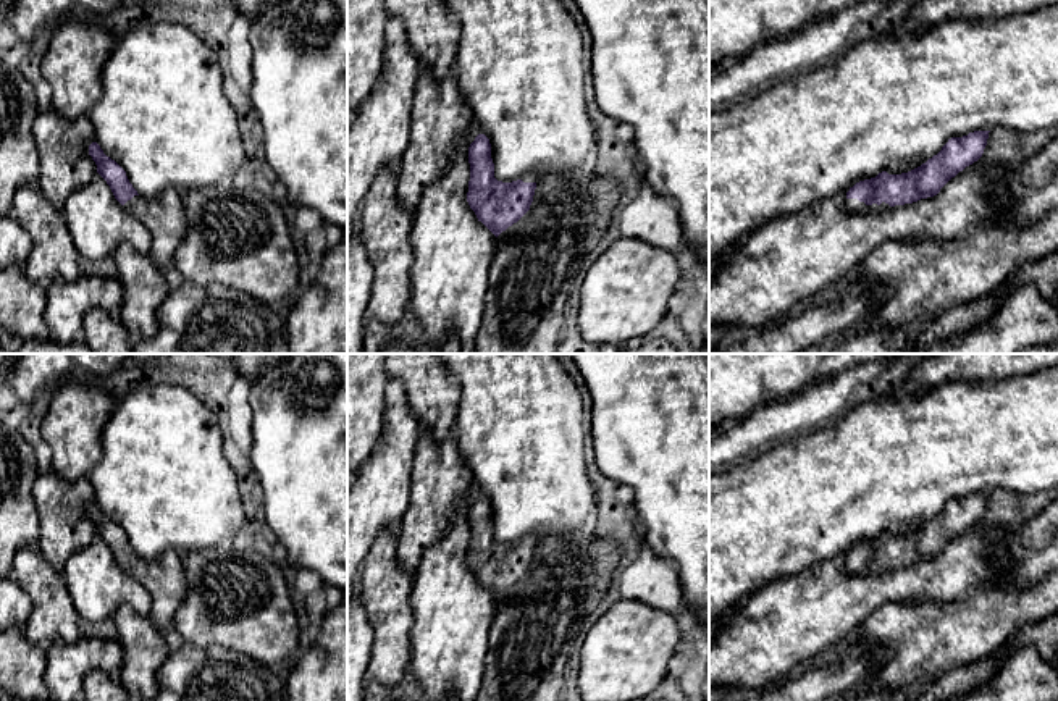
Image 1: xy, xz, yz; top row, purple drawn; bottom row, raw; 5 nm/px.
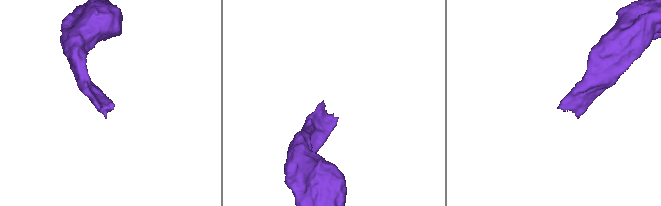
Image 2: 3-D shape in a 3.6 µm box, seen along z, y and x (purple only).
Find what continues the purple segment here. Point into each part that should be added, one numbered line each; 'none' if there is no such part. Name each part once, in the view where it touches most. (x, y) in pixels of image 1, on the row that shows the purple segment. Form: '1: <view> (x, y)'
1: yz (852, 204)

